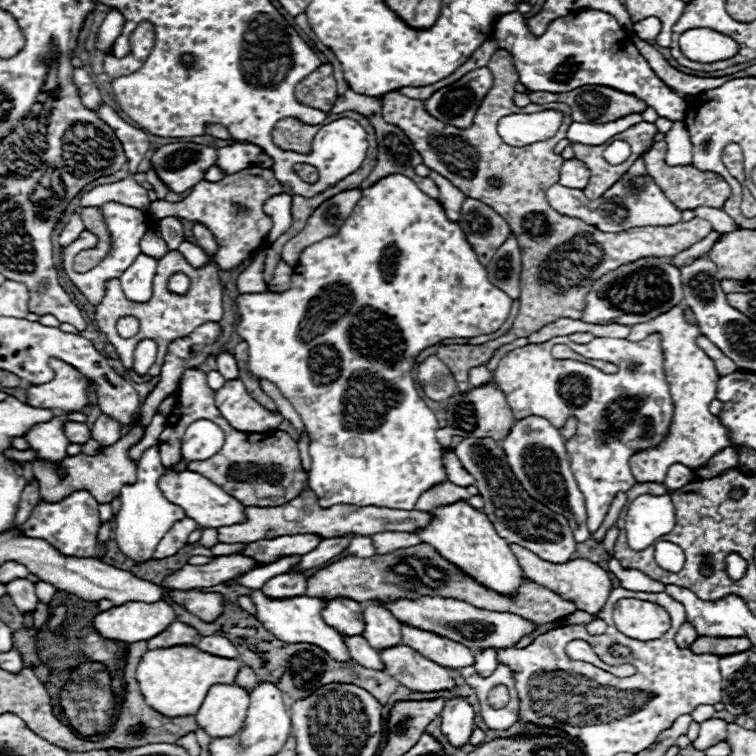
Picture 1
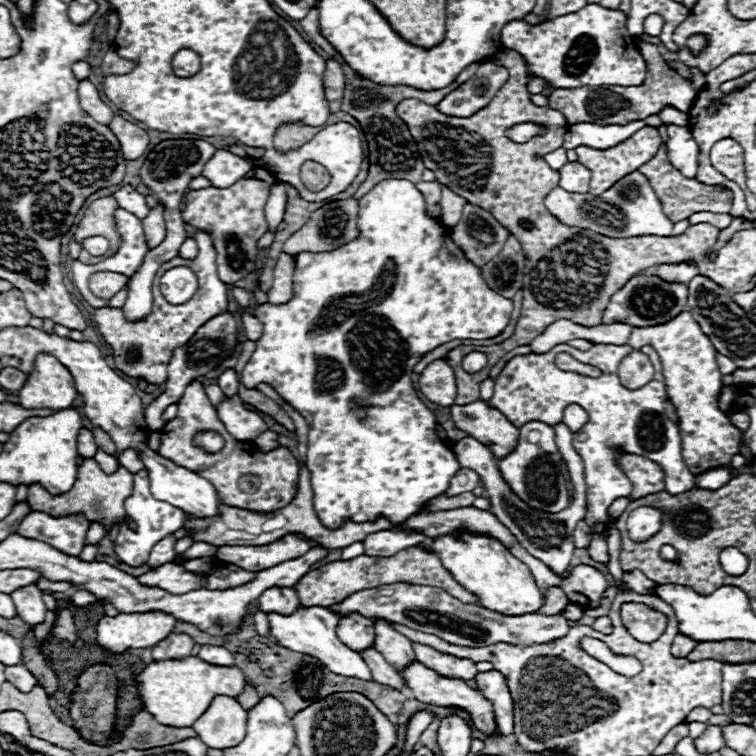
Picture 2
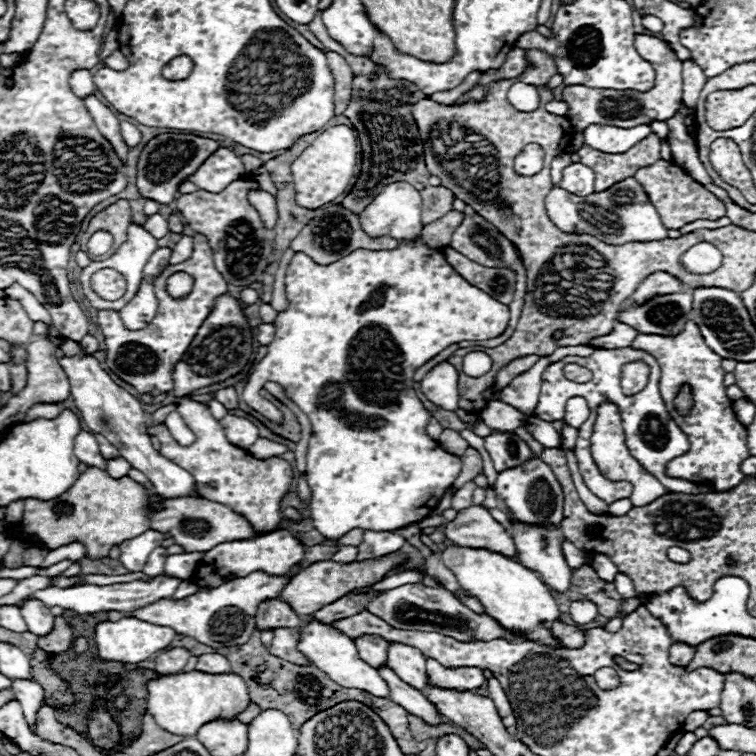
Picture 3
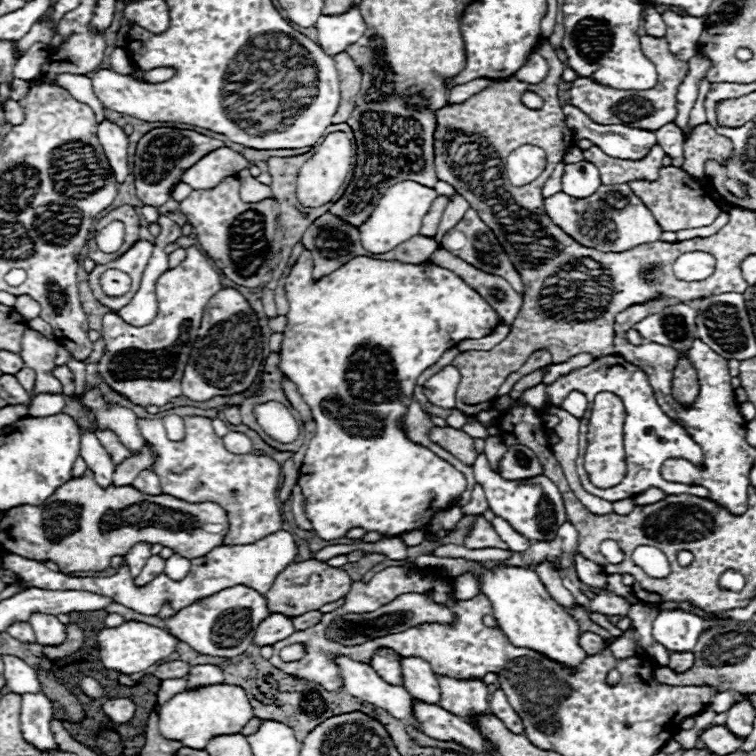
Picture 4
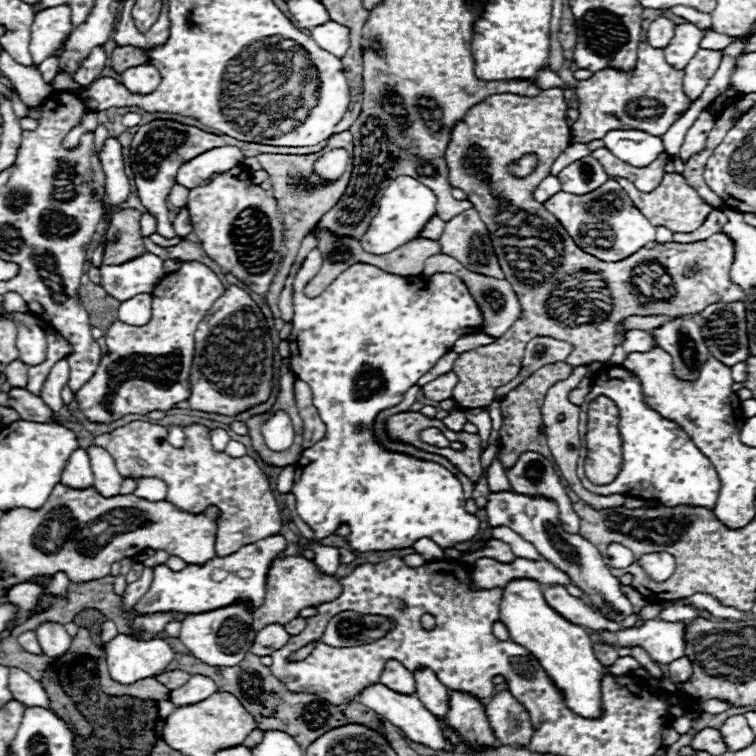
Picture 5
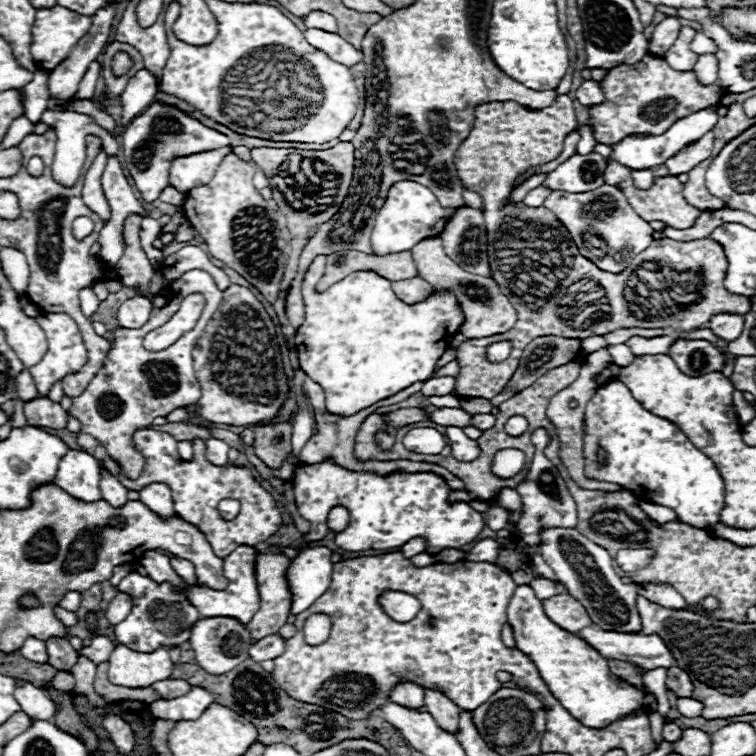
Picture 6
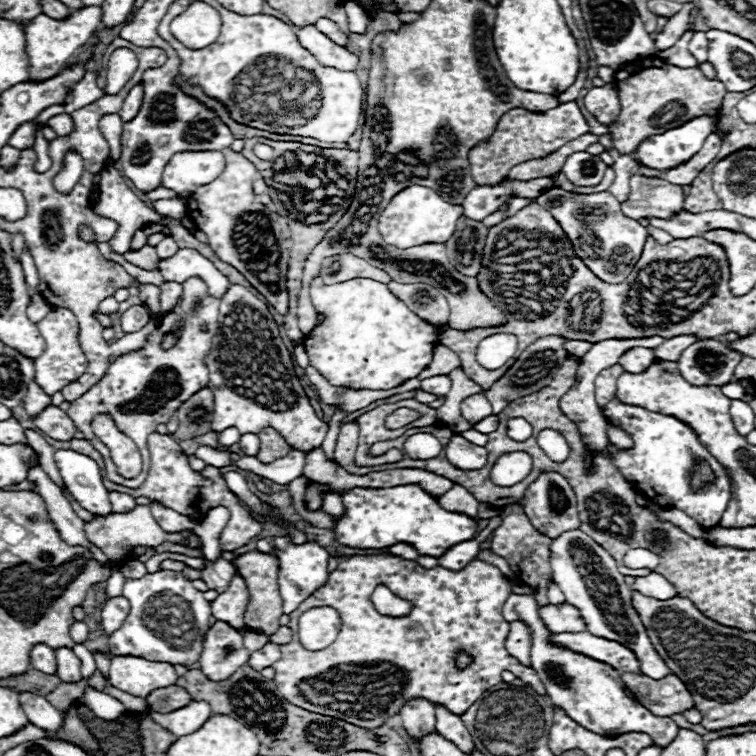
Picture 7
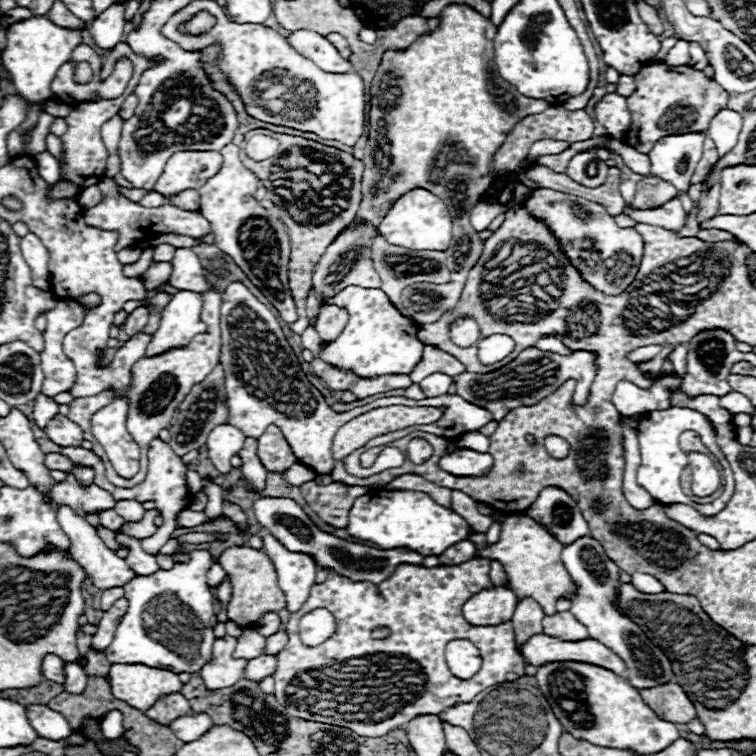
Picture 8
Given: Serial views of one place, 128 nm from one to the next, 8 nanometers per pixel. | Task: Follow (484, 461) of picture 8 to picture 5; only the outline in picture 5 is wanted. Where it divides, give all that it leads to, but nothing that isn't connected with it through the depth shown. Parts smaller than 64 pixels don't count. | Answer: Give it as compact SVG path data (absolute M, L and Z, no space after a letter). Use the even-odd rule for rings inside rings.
M454 410L454 412L450 412L446 418L442 418L442 422L444 422L444 426L448 426L450 430L460 432L462 426L464 426L468 420L464 418L464 412L462 412L462 410Z

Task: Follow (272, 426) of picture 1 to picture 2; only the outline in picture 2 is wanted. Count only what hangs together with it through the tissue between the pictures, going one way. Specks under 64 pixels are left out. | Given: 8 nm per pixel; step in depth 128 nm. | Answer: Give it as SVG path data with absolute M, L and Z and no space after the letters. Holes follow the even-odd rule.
M238 394L222 398L222 402L218 404L218 418L224 422L226 430L238 440L254 440L268 430L262 416L246 410L246 404L240 400Z

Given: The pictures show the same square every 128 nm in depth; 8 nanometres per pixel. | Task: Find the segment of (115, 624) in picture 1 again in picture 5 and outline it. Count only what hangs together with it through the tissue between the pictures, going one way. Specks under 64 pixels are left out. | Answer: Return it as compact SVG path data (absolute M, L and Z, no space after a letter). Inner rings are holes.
M130 634L114 636L104 644L104 652L112 680L122 684L156 676L174 658L174 650L164 638L138 640Z

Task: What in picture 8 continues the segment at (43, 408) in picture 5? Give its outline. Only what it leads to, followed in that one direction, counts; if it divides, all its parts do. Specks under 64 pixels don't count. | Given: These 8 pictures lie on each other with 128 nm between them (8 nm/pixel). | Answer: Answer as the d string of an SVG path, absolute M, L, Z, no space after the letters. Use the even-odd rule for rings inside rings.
M62 414L54 416L54 420L50 420L50 424L46 426L44 432L58 446L74 446L74 444L80 446L84 440L84 436L82 436L84 432L80 430L80 426Z

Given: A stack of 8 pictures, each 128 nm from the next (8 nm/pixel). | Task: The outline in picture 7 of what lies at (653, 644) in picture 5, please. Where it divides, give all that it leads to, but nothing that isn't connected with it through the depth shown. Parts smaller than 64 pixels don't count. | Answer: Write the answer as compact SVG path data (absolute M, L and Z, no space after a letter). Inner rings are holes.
M588 630L584 632L562 632L554 634L552 640L556 644L566 644L566 648L574 648L574 652L582 652L592 656L594 660L602 660L620 672L638 672L640 662L636 654L616 640L608 640L602 636L594 636Z

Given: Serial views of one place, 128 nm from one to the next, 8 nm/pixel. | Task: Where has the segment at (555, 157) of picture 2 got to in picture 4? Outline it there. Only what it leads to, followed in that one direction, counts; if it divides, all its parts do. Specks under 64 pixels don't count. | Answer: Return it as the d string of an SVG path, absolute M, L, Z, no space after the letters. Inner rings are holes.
M558 162L558 164L556 164L552 176L550 176L548 182L544 184L544 198L548 198L548 196L560 192L560 178L562 178L562 170L564 170L564 166L566 166L564 162Z

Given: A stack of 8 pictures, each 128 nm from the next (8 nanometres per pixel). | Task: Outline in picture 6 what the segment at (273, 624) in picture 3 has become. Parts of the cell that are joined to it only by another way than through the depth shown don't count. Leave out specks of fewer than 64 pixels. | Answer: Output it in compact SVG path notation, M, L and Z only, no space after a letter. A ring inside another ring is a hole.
M270 634L270 636L264 636L262 640L256 640L248 654L254 662L264 662L264 660L272 660L276 656L280 656L284 652L284 638L278 636L278 634Z

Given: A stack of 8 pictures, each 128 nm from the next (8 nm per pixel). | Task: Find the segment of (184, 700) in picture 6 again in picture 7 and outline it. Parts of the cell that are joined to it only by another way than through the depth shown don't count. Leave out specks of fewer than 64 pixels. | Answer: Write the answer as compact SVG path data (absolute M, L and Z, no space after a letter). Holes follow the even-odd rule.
M192 700L190 704L186 704L184 708L178 708L178 710L172 710L172 712L152 712L148 710L150 718L164 726L166 730L174 732L176 736L184 736L186 732L194 732L194 728L200 728L202 722L206 722L212 714L212 708L208 702L204 700Z

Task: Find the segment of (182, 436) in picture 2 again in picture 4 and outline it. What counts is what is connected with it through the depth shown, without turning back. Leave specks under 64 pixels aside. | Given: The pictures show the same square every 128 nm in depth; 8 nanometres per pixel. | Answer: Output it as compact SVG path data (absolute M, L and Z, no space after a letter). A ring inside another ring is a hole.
M184 416L186 438L182 442L168 440L161 419L142 418L138 424L142 436L158 454L154 472L166 494L186 502L216 502L228 512L230 530L224 544L252 544L282 530L282 514L276 500L280 484L278 462L268 456L228 452L214 432L212 420L204 416Z

